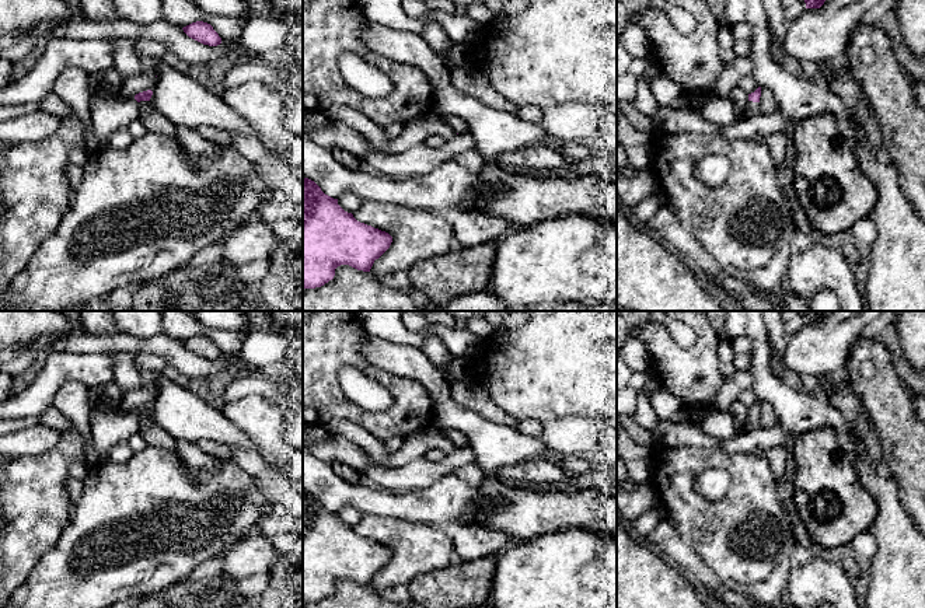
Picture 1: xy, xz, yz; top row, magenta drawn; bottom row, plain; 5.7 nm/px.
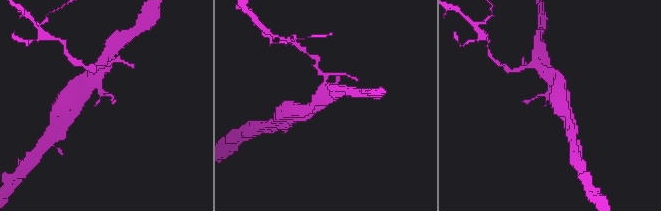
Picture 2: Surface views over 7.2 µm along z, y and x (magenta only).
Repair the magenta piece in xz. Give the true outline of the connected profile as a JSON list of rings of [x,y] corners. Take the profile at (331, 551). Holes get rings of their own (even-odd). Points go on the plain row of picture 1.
[[[303,490],[303,602],[324,600],[341,579],[370,586],[391,556],[388,546],[357,535]]]

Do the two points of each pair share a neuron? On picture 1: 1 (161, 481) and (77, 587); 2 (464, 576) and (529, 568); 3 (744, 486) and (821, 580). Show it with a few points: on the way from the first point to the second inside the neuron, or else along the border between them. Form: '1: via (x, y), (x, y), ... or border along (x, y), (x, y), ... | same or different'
1: via (128, 514), (111, 519), (79, 534), (69, 554) | same
2: border along (498, 556), (489, 593) | different
3: border along (795, 563), (789, 572), (785, 590) | different

